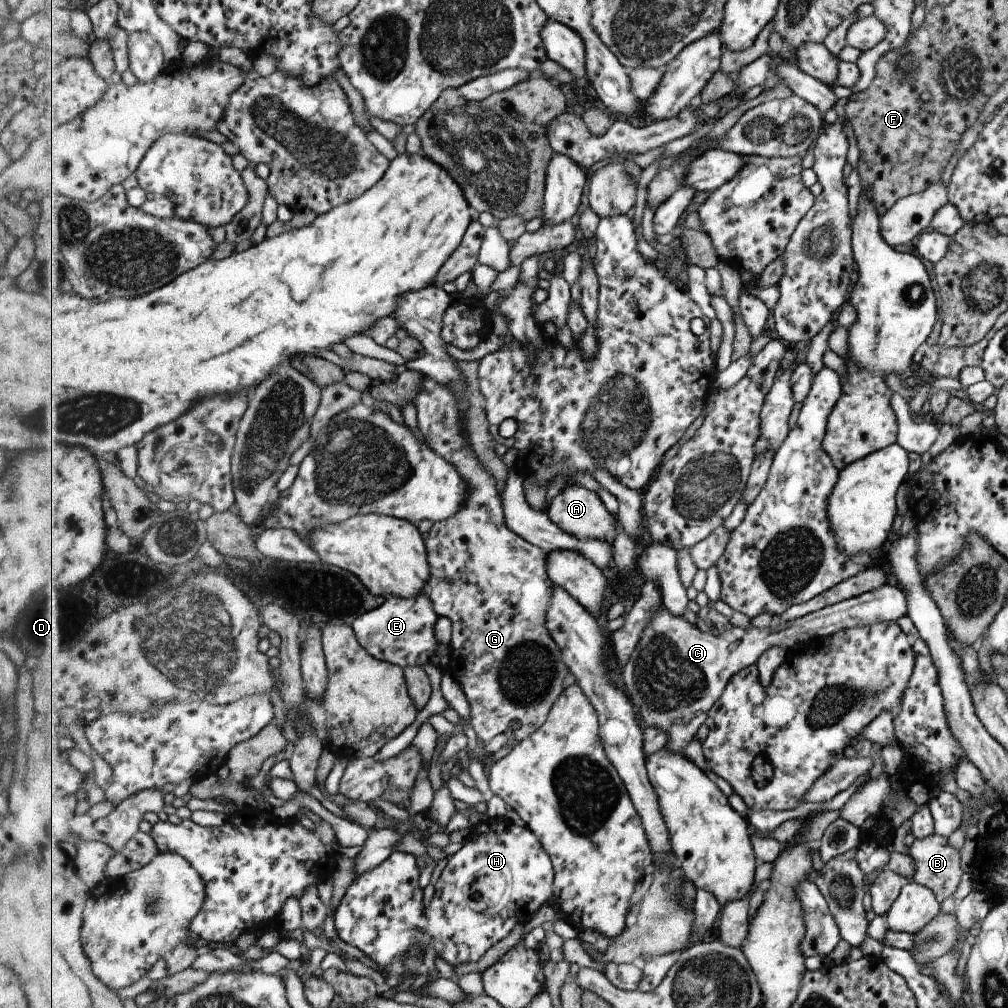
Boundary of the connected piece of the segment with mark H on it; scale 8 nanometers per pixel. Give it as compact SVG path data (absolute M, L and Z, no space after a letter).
M511 824L510 827L504 828L501 826L494 831L485 829L476 831L464 842L464 846L448 859L449 863L447 864L447 867L437 877L436 892L430 906L426 906L426 900L424 900L424 888L420 887L421 870L420 866L418 866L417 856L414 854L395 851L390 857L388 857L388 860L378 866L376 870L372 870L372 872L368 872L368 874L362 874L362 876L357 876L354 879L352 888L348 890L348 894L345 894L341 901L341 905L336 910L335 924L340 939L344 940L347 944L351 944L362 950L362 952L379 964L379 966L399 968L399 965L404 962L406 954L412 952L414 948L424 948L424 950L428 950L430 946L434 946L437 956L440 956L440 958L443 958L455 967L460 966L460 964L470 964L470 962L478 962L478 960L482 960L482 958L490 952L492 946L496 946L500 940L504 940L506 936L510 936L510 934L516 930L516 926L530 922L530 920L540 912L540 908L542 908L544 904L550 903L554 897L557 869L554 866L553 857L549 851L546 850L546 846L541 838L538 838L538 834L528 826L522 827L517 826L516 824Z

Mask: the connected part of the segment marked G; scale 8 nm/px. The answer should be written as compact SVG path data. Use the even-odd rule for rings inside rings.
M426 376L424 382L424 390L418 398L416 398L416 406L418 410L418 425L425 437L426 442L430 446L440 453L444 458L449 459L451 463L454 463L458 470L461 470L461 474L465 475L466 480L470 483L470 497L466 502L466 506L456 514L456 516L449 518L445 521L436 523L433 531L427 538L427 546L430 552L430 564L433 567L433 577L430 582L429 595L434 604L438 614L441 617L450 617L450 620L454 622L453 639L452 639L452 662L450 662L445 672L452 674L456 677L456 680L463 686L466 696L472 705L472 722L471 726L475 729L476 734L484 740L486 743L492 742L498 734L512 734L509 740L509 744L521 743L537 733L549 721L550 712L554 706L557 705L563 695L564 688L566 688L566 678L570 674L571 668L564 662L564 655L562 647L558 646L558 641L553 637L552 632L549 629L549 612L550 606L553 605L554 590L556 590L556 584L553 578L550 578L549 562L550 553L544 550L541 546L536 546L531 543L529 539L522 538L521 534L516 534L512 528L510 528L509 522L506 522L505 503L501 495L501 490L498 487L498 480L494 478L494 474L486 468L485 463L478 458L478 452L474 450L473 443L467 433L465 427L465 413L462 411L462 402L458 398L458 392L454 390L452 386L442 384L442 382L435 381L434 378Z

